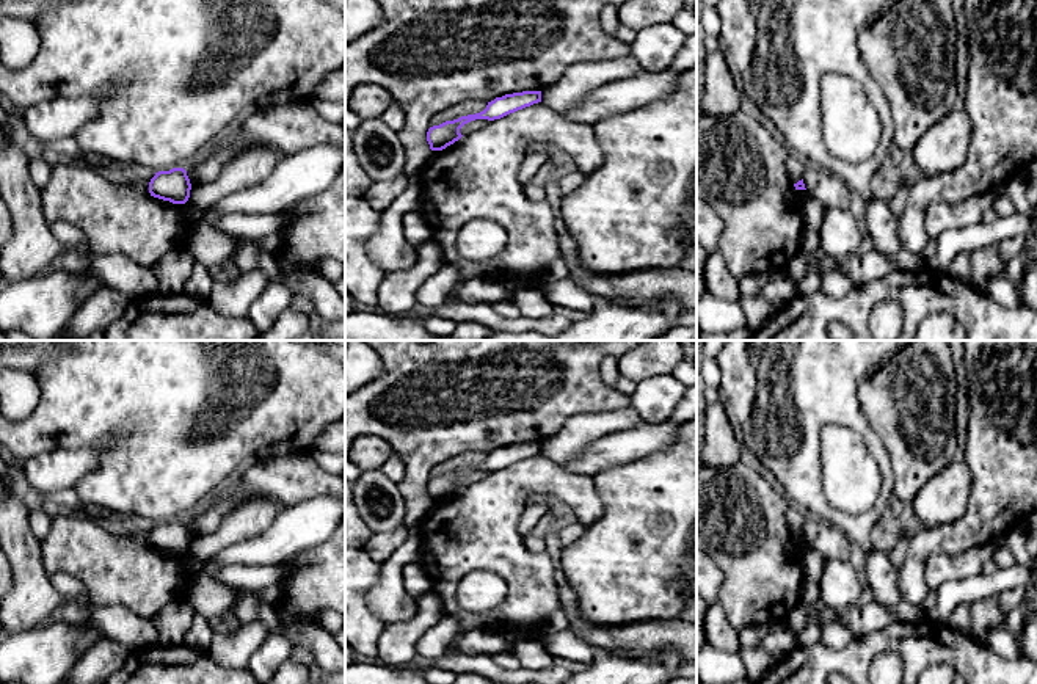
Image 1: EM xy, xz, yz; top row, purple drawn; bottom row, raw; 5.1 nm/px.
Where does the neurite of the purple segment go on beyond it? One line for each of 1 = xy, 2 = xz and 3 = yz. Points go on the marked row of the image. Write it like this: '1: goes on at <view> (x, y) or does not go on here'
1: does not go on here
2: does not go on here
3: does not go on here

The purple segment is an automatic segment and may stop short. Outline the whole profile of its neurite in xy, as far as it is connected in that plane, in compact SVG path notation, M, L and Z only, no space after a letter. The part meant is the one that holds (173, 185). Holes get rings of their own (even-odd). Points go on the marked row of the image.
M184 168L158 171L149 182L149 193L154 198L173 204L185 204L190 198L191 184Z

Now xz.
M522 91L496 97L494 100L488 102L486 108L480 113L461 116L458 119L446 121L439 126L430 127L427 132L427 141L431 151L442 151L463 136L460 133L460 129L464 124L475 119L500 119L510 113L515 113L538 102L541 102L541 91Z

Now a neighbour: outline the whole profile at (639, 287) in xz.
M577 253L566 259L569 276L593 297L602 297L610 301L629 306L653 306L659 298L673 297L686 307L697 307L697 271L675 268L632 270L618 275L595 275L587 270Z

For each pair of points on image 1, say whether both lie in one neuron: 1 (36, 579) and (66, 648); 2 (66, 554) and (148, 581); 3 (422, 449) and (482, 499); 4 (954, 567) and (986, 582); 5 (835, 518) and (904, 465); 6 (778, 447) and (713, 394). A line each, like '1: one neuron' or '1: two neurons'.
1: two neurons
2: one neuron
3: two neurons
4: two neurons
5: two neurons
6: two neurons

